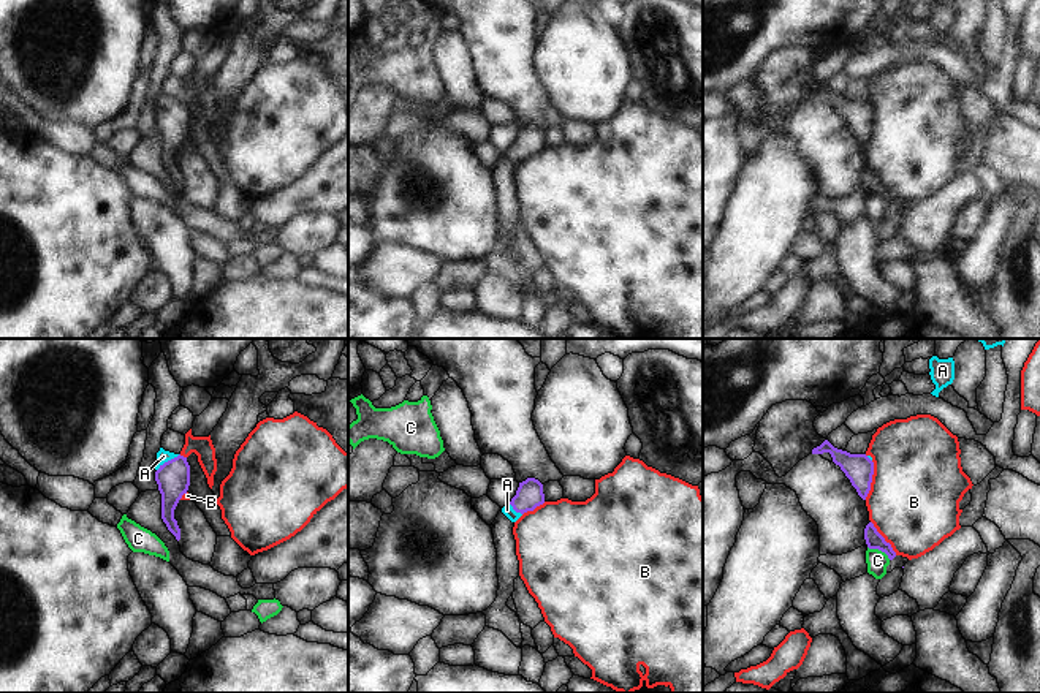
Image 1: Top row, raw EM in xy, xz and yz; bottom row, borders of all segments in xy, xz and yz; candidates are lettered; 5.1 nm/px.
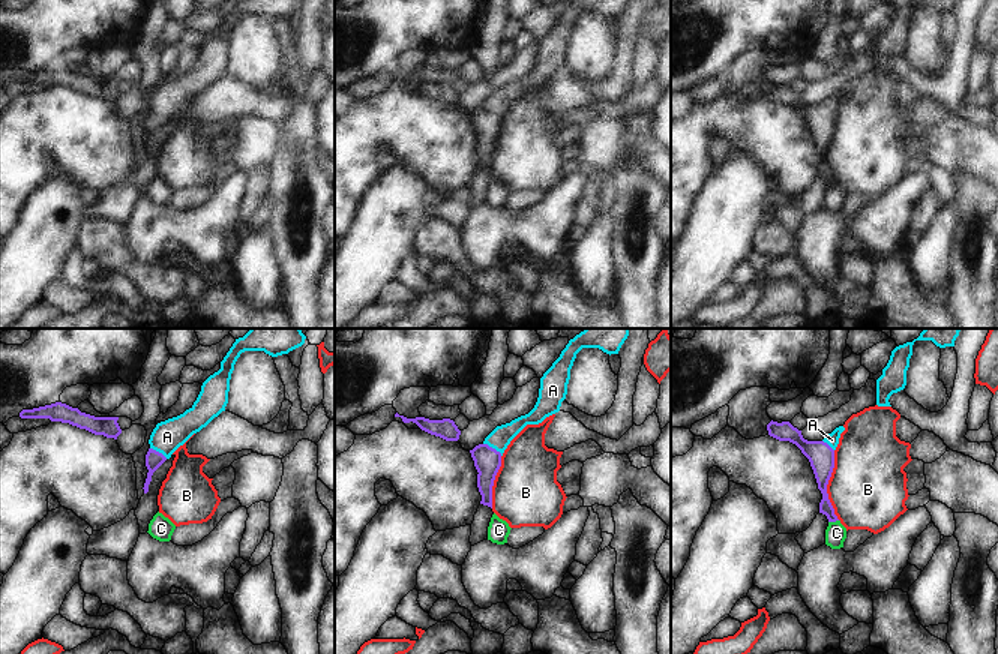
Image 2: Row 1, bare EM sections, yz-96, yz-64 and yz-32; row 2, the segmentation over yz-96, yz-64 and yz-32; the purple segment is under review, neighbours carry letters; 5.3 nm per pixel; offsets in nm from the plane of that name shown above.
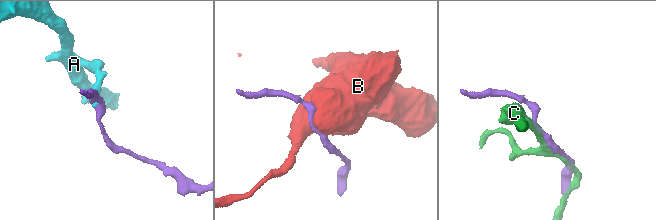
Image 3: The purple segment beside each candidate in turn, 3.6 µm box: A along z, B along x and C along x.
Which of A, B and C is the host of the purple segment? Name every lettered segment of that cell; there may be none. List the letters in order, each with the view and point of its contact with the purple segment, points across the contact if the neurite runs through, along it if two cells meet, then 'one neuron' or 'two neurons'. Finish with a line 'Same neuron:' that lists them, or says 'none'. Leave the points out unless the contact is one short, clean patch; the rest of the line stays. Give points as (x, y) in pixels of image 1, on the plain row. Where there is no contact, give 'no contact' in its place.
A: contact xy (168, 106); way xy (173, 124), (168, 106), (163, 102); one neuron
B: contact yz (871, 125); two neurons
C: contact yz (879, 195); two neurons
Same neuron: A

